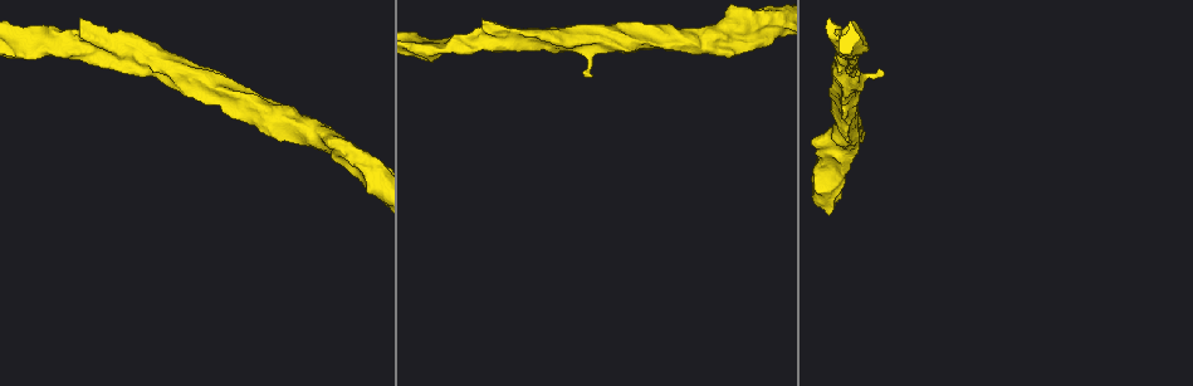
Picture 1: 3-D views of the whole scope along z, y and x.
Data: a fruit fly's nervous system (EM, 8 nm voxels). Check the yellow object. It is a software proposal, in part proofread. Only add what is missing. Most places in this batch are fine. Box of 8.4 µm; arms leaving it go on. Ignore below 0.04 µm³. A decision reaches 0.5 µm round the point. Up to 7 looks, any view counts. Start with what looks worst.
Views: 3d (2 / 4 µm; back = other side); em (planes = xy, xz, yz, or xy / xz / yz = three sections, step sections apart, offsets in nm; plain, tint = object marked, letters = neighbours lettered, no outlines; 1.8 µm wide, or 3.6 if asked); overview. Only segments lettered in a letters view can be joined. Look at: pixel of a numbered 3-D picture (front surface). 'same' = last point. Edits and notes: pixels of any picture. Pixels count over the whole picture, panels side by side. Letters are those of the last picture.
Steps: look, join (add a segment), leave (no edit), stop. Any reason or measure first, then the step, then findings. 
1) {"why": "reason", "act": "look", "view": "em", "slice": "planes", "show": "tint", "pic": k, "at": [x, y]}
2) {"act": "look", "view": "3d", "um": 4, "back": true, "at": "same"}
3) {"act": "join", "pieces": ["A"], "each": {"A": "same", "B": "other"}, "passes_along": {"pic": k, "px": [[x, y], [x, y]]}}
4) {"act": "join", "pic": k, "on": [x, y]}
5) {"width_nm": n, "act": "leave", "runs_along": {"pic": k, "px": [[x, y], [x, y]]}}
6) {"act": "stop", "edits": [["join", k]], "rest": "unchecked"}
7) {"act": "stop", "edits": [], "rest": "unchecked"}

{"why": "free end", "act": "look", "view": "em", "um": 3.6, "slice": "planes", "show": "tint", "pic": 1, "at": [81, 21]}

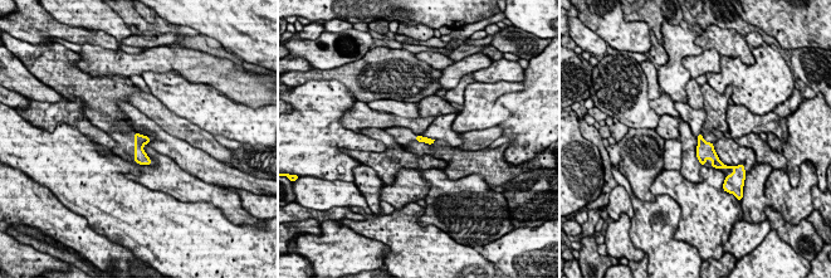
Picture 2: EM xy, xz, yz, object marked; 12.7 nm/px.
{"why": "what lies round it", "act": "look", "view": "em", "um": 3.6, "slice": "planes", "show": "letters", "at": "same"}

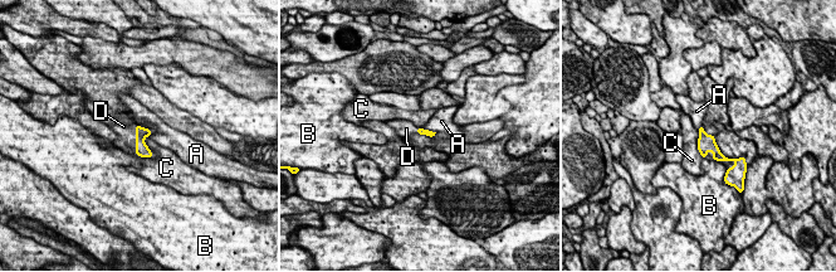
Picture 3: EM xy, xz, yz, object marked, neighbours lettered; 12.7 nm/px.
{"act": "join", "pieces": ["D"], "each": {"A": "other", "B": "other", "C": "other", "D": "same"}, "found": "it goes on there"}

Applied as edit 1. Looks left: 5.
{"why": "redraw", "act": "look", "view": "overview"}

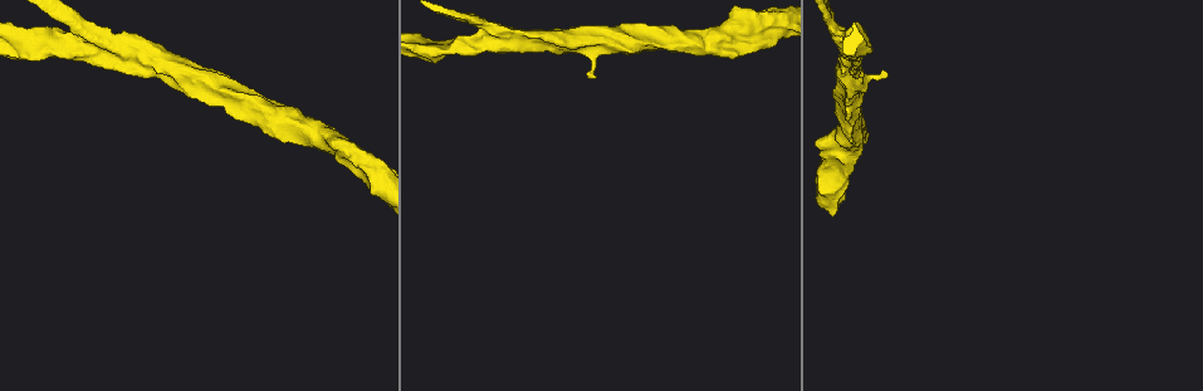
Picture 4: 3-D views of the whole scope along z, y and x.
{"why": "thick end", "act": "look", "view": "em", "slice": "xz", "step": 16, "show": "plain", "pic": 4, "at": [884, 73]}

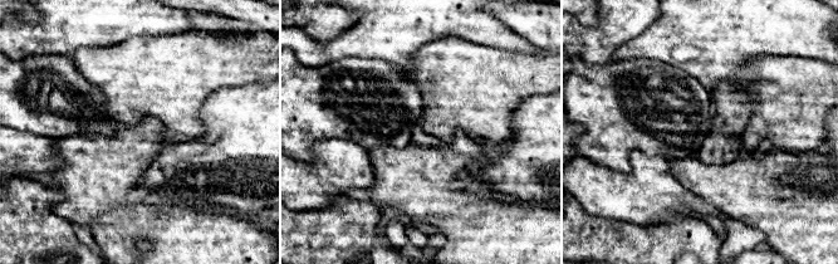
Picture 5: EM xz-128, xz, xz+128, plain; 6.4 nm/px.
{"why": "with the object marked", "act": "look", "view": "em", "slice": "xz", "step": 16, "show": "tint", "at": "same"}

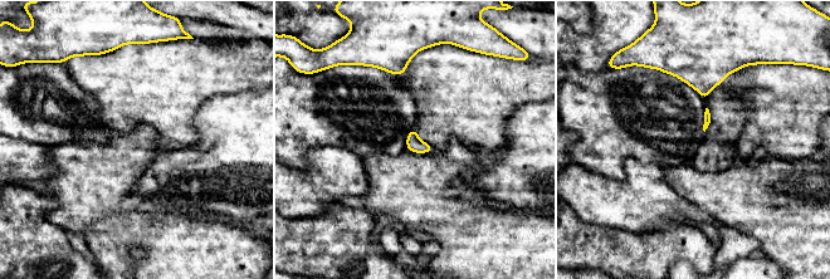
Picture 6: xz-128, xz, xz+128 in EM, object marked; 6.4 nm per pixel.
{"why": "see the neighbours", "act": "look", "view": "em", "slice": "xz", "step": 16, "show": "letters", "at": "same"}

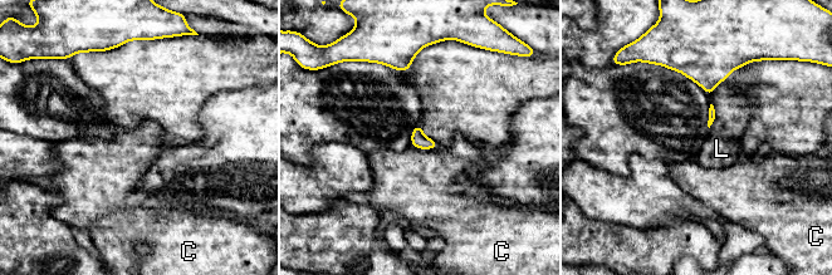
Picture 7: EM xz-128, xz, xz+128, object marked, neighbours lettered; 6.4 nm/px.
{"act": "leave", "each": {"C": "other", "L": "other"}, "border": {"pic": 7, "px": [[411, 145], [419, 148], [439, 146]]}, "found": "none of them fits"}

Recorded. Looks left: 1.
{"act": "stop", "edits": [["join", 3]], "rest": "unchecked"}

